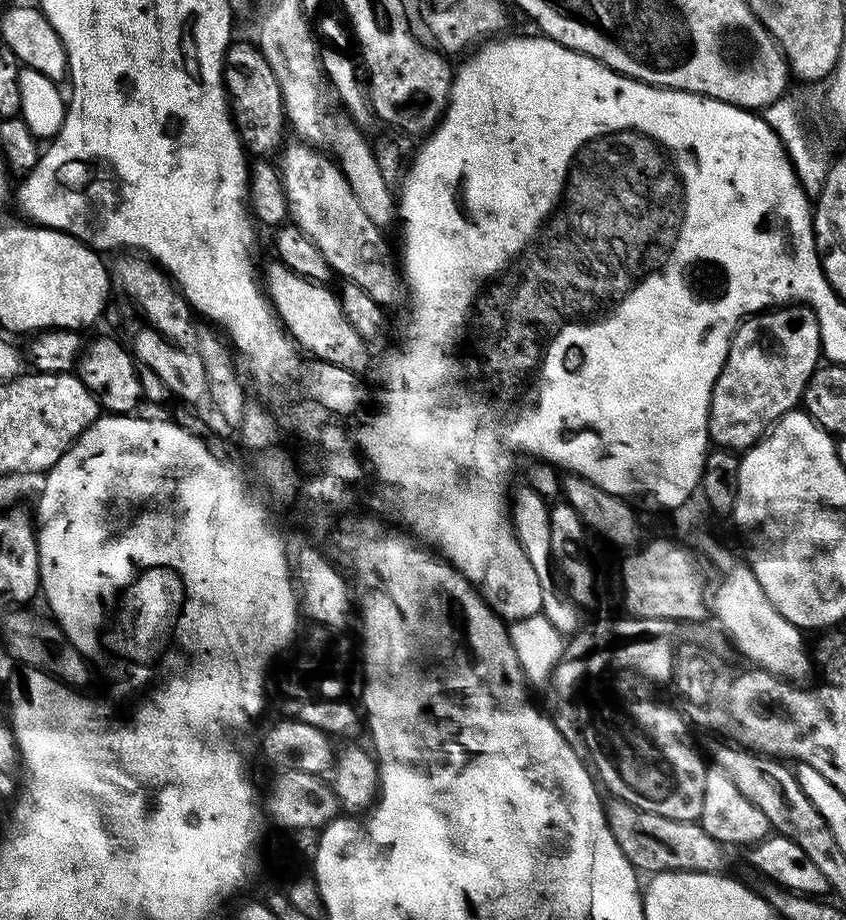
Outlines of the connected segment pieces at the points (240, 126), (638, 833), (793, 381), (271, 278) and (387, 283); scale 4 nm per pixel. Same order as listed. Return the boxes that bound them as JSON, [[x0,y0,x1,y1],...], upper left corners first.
[[224,42,286,158],[603,799,725,874],[708,306,822,450],[262,258,370,373],[278,140,406,309]]

